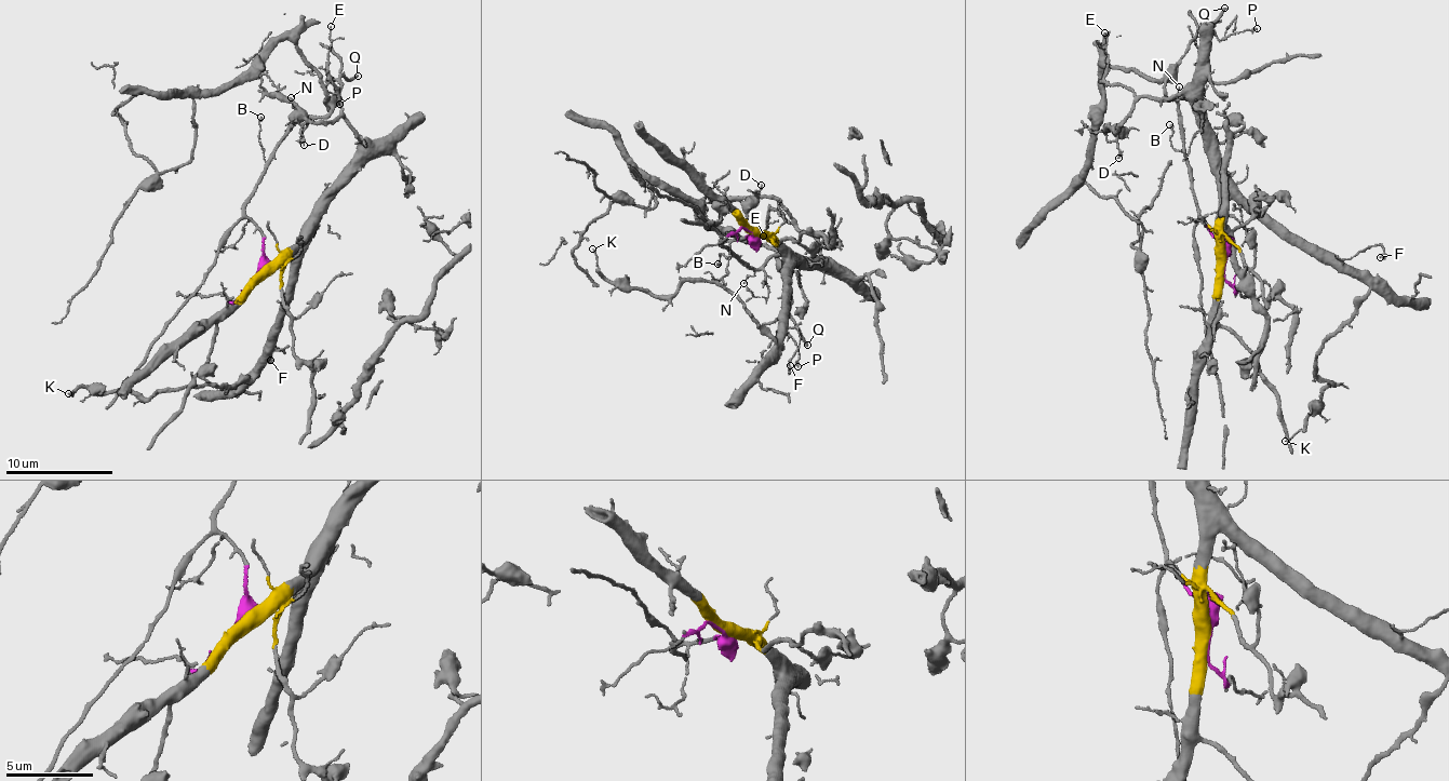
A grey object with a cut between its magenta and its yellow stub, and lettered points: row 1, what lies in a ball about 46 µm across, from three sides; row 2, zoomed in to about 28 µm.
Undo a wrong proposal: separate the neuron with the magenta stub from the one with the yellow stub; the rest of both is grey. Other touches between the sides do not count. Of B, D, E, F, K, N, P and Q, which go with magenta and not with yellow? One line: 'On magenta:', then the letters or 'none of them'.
On magenta: B, N, P, Q

